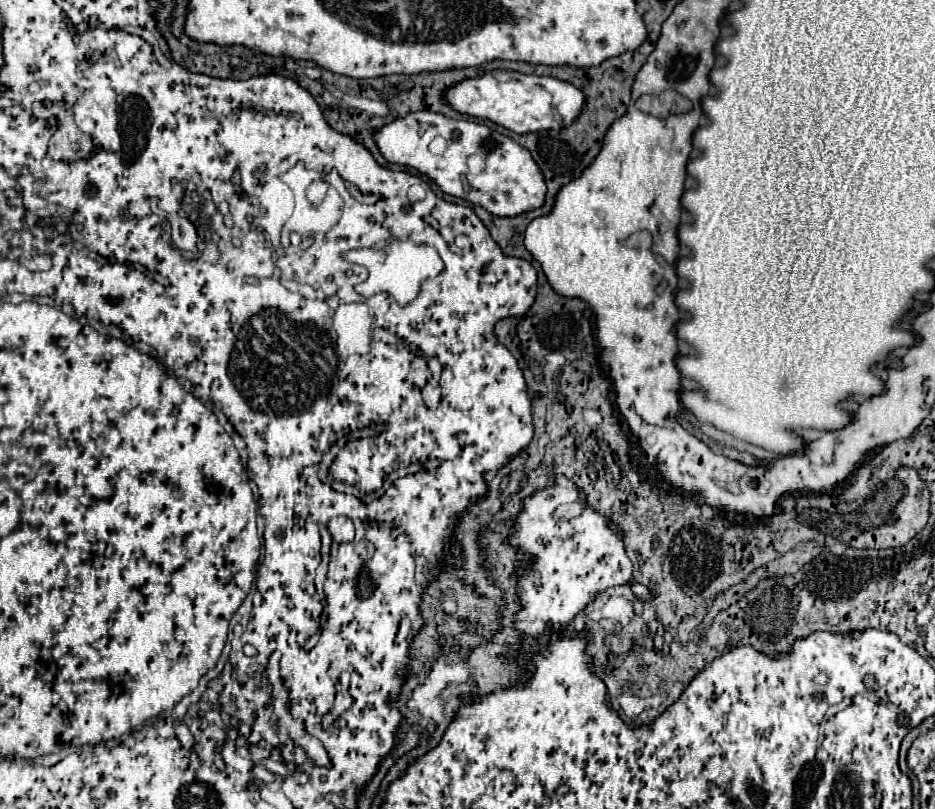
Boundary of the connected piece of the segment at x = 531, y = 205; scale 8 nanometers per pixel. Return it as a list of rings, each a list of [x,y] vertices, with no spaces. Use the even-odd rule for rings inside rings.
[[[418,111],[388,123],[374,135],[374,139],[390,163],[408,165],[428,175],[442,193],[460,197],[474,205],[482,205],[492,215],[516,217],[544,205],[546,179],[538,163],[530,157],[530,151],[508,135],[500,135],[486,125],[478,125],[466,119],[456,121],[432,111]],[[436,139],[440,139],[440,149],[444,151],[436,151],[434,155],[430,149],[436,149]],[[470,155],[480,155],[486,161],[482,173],[472,175],[468,171],[466,159]]]

